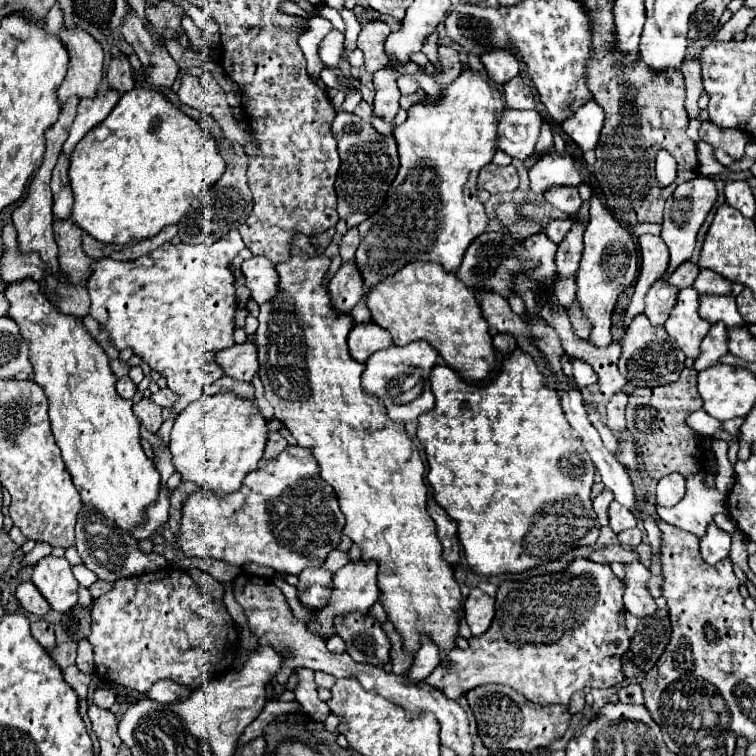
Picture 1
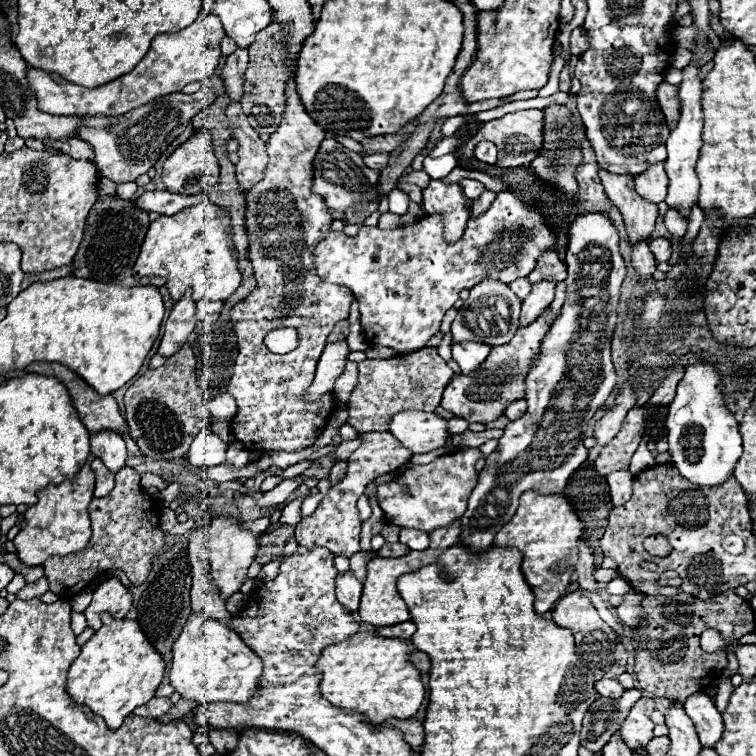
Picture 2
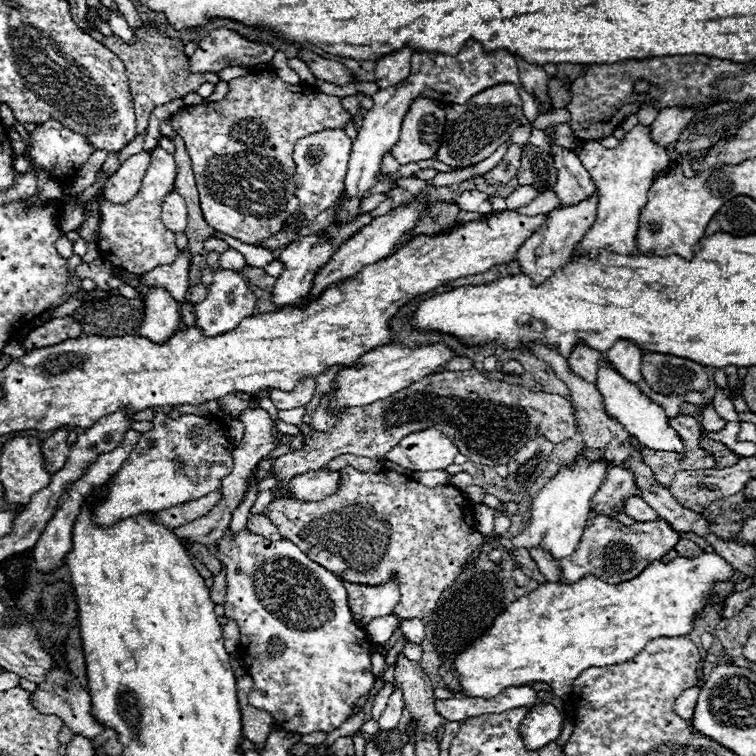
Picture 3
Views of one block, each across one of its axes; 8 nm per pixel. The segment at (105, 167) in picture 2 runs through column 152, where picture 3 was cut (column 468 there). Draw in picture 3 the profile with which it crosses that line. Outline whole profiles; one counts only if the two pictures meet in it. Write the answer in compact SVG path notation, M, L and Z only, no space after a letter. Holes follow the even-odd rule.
M514 84L492 86L490 90L482 90L482 94L470 98L466 106L444 106L444 110L446 134L436 158L450 166L472 166L488 158L520 124L528 124L526 116L522 114L522 100Z

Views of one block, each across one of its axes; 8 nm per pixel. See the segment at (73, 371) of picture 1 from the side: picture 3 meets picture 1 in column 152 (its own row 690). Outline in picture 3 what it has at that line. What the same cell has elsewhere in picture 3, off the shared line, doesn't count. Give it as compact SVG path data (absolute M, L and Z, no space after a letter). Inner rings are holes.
M700 552L694 560L682 556L670 560L668 564L656 560L640 576L622 584L606 584L596 576L584 576L580 582L574 584L544 582L530 594L514 600L496 618L490 630L454 660L460 686L468 698L494 698L508 686L546 682L556 696L568 698L568 694L572 692L572 682L588 666L622 664L626 660L632 660L646 646L646 642L654 638L690 634L698 616L702 616L704 606L708 606L714 598L714 584L728 582L732 576L734 568L722 556L718 556L716 552Z

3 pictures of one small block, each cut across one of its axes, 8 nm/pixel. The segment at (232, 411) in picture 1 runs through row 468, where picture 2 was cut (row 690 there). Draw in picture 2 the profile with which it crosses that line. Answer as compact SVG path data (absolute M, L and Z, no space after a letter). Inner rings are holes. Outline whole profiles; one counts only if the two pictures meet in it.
M192 614L172 648L170 684L182 698L200 704L210 702L248 702L258 678L262 674L262 660L254 650L228 626L222 626L208 614Z

